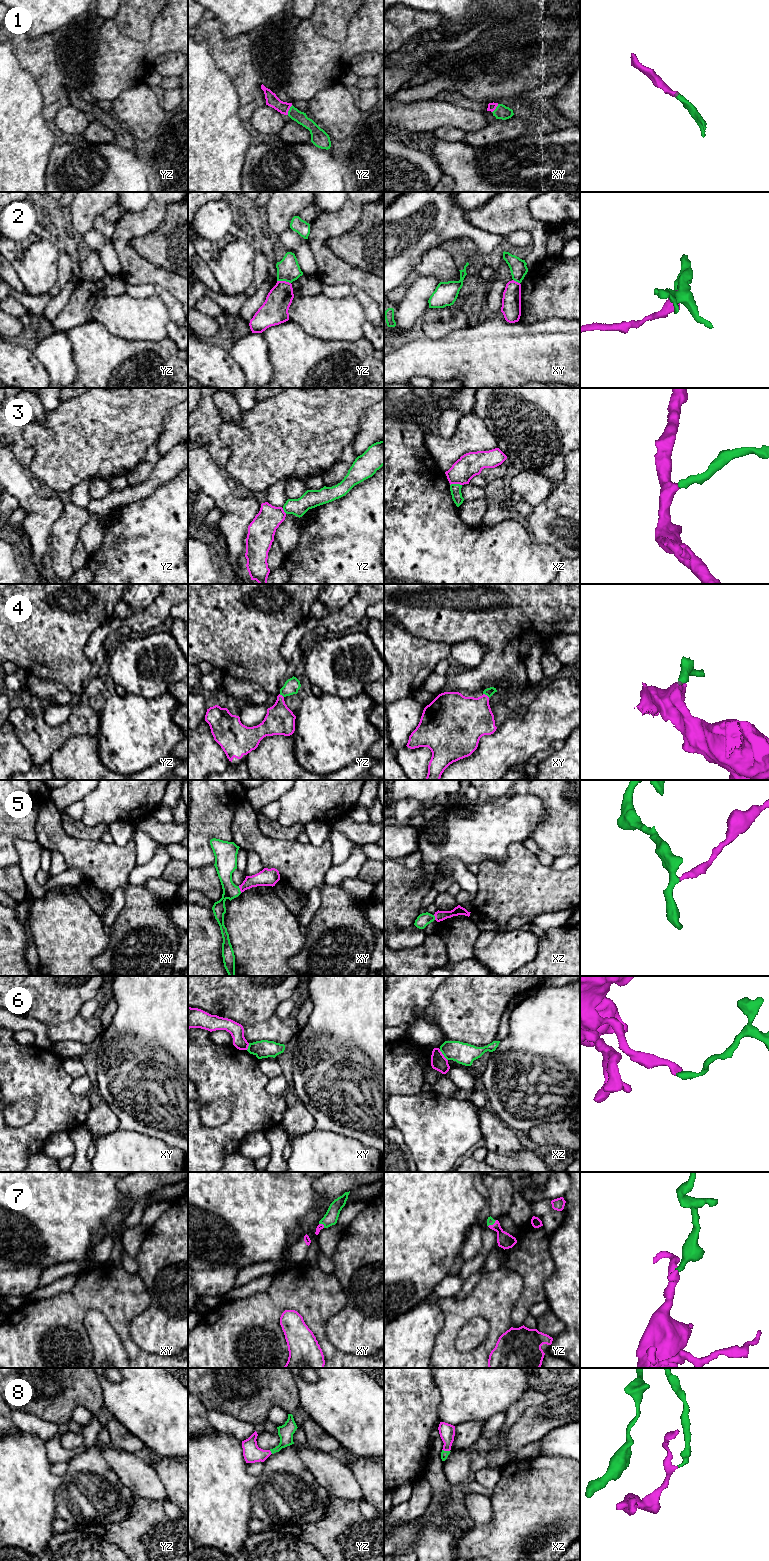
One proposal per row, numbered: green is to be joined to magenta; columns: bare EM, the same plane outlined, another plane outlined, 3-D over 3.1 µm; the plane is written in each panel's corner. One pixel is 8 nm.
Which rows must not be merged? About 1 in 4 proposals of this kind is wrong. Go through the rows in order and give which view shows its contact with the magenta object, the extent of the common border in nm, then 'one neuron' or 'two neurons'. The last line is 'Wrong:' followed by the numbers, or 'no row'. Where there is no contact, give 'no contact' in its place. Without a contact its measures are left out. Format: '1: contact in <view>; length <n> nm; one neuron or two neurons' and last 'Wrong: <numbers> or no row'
1: contact in yz; length 90 nm; one neuron
2: contact in yz; length 110 nm; two neurons
3: contact in xz; length 100 nm; two neurons
4: contact in xy; length 70 nm; one neuron
5: contact in xy; length 60 nm; one neuron
6: contact in xz; length 120 nm; two neurons
7: contact in yz; length 90 nm; one neuron
8: contact in xz; length 70 nm; one neuron
Wrong: 2, 3, 6

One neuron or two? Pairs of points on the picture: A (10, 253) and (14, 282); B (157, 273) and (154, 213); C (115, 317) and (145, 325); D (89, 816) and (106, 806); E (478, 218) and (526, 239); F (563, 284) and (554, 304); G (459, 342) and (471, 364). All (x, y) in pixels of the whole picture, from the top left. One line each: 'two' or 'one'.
A: two
B: one
C: one
D: one
E: two
F: one
G: one

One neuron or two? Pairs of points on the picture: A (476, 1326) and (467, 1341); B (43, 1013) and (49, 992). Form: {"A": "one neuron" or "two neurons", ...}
{"A": "one neuron", "B": "one neuron"}

